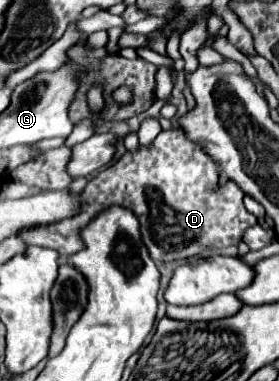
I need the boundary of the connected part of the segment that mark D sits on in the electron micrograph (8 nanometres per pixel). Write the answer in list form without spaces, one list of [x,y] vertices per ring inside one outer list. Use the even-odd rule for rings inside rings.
[[[181,126],[163,130],[149,146],[139,144],[137,152],[125,152],[115,164],[91,178],[79,196],[83,208],[79,208],[75,216],[53,224],[31,226],[21,230],[19,238],[25,244],[57,250],[61,256],[75,254],[83,248],[79,230],[99,210],[119,204],[137,214],[143,242],[155,262],[189,258],[205,248],[237,246],[243,240],[245,230],[257,224],[257,218],[245,210],[245,194],[233,180],[227,180],[225,186],[217,184],[219,170],[217,162],[203,152],[197,142],[191,142]]]

